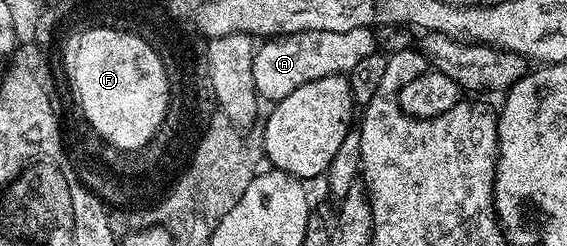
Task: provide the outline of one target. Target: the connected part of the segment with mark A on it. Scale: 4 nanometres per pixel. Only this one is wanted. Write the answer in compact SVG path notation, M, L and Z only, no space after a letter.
M369 28L346 29L342 33L333 31L303 31L293 35L277 35L261 42L256 47L254 57L254 85L261 100L275 101L294 93L298 85L306 85L306 81L318 81L318 77L330 77L331 75L343 75L352 73L359 63L364 63L372 54L377 54L375 34Z

